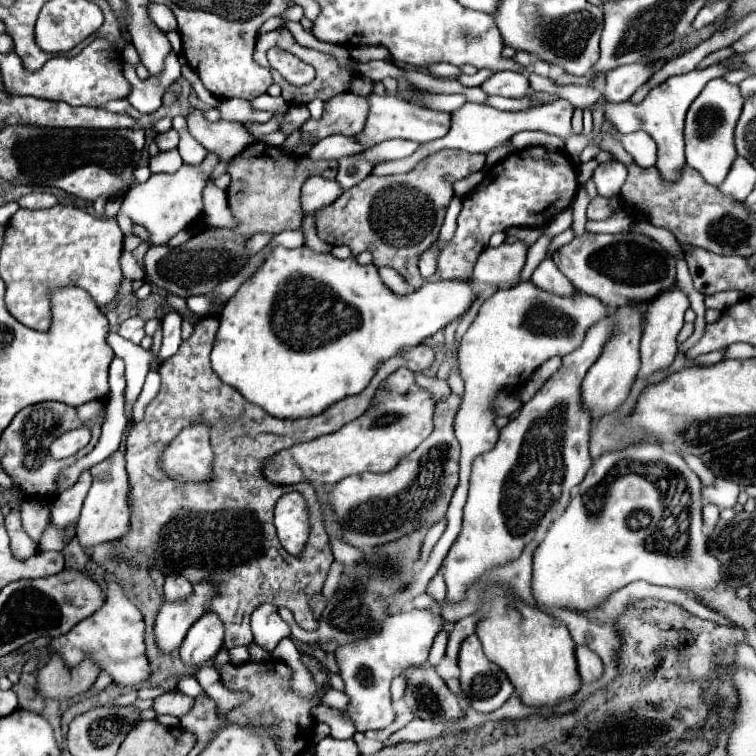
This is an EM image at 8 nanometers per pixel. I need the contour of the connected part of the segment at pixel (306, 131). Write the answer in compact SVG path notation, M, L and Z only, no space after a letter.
M350 92L338 94L326 100L322 118L318 120L310 118L300 130L304 138L314 140L314 142L336 132L346 134L346 136L356 136L364 130L368 112L370 112L368 96L358 96Z

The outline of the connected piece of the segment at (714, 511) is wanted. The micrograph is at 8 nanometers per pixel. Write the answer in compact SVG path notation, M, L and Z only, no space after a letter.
M706 504L704 506L704 524L708 528L714 528L716 522L718 522L718 518L720 518L720 508L716 504Z

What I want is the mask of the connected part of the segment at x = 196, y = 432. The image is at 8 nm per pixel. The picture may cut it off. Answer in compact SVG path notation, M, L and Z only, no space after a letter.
M196 424L184 428L162 456L162 466L172 478L184 482L206 480L212 470L212 450L208 442L208 426Z

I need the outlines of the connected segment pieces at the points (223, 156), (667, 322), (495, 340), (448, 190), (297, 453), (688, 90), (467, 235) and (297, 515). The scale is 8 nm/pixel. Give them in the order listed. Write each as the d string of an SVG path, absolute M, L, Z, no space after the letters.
M190 110L186 120L190 134L208 152L218 156L218 164L212 172L213 182L226 172L228 164L236 156L240 156L254 142L254 138L240 122L206 122L200 110Z
M674 282L670 288L660 292L654 300L646 302L646 322L644 322L644 330L642 330L642 342L640 342L640 356L642 356L642 368L638 372L640 378L646 378L652 372L664 370L672 364L672 360L678 352L676 336L684 324L684 312L688 308L690 308L690 298L678 286L678 282Z
M518 282L512 288L500 288L494 296L490 296L470 328L466 330L458 358L460 358L460 376L464 380L466 392L462 396L462 406L456 414L454 430L456 438L462 446L462 458L460 458L460 484L454 490L450 508L446 512L448 526L436 546L430 552L428 562L420 572L416 572L414 580L408 584L408 588L400 594L396 594L390 602L390 612L404 610L418 594L426 590L426 584L430 578L440 570L452 542L458 536L458 530L462 526L462 508L468 496L468 478L472 472L472 462L476 456L488 452L494 448L498 440L498 428L494 426L494 414L492 414L492 400L496 394L506 386L524 386L532 372L542 366L552 356L566 356L582 346L586 332L590 326L600 322L608 314L606 304L602 304L596 296L588 296L576 290L572 296L558 296L554 292L548 292L544 288L538 288L534 282Z
M440 150L422 158L410 172L394 176L368 176L346 190L334 204L316 212L318 236L332 244L346 244L352 254L370 250L376 266L398 270L412 288L420 288L424 278L418 272L418 260L440 232L446 208L454 198L452 184L484 168L486 156L460 150Z
M398 368L378 386L368 410L360 418L348 422L332 434L280 450L278 454L270 456L262 468L262 474L268 482L286 486L298 482L336 484L346 476L362 472L388 472L406 452L412 452L430 436L434 428L432 414L434 400L426 390L416 386L414 372Z
M714 64L710 68L704 70L694 70L688 74L680 74L680 76L672 76L668 78L664 84L652 88L648 92L648 96L640 102L640 104L630 104L630 102L622 102L622 104L606 104L606 120L614 122L614 126L618 128L620 134L630 134L630 132L638 132L644 130L648 132L656 146L658 146L658 160L656 160L656 168L662 176L662 180L666 182L678 182L682 168L684 168L684 138L682 138L682 130L684 130L684 116L686 110L690 108L690 104L694 102L694 98L702 92L702 88L706 86L706 82L724 76L726 72L733 70L726 68L721 64Z
M534 146L500 160L494 168L488 170L486 178L462 200L456 234L452 242L440 252L436 274L444 280L468 280L472 276L476 258L488 246L488 238L494 232L506 232L512 226L546 226L556 214L572 204L576 188L576 172L564 152L550 152L546 148Z
M286 494L276 502L274 526L290 554L298 554L308 538L308 510L300 494Z

